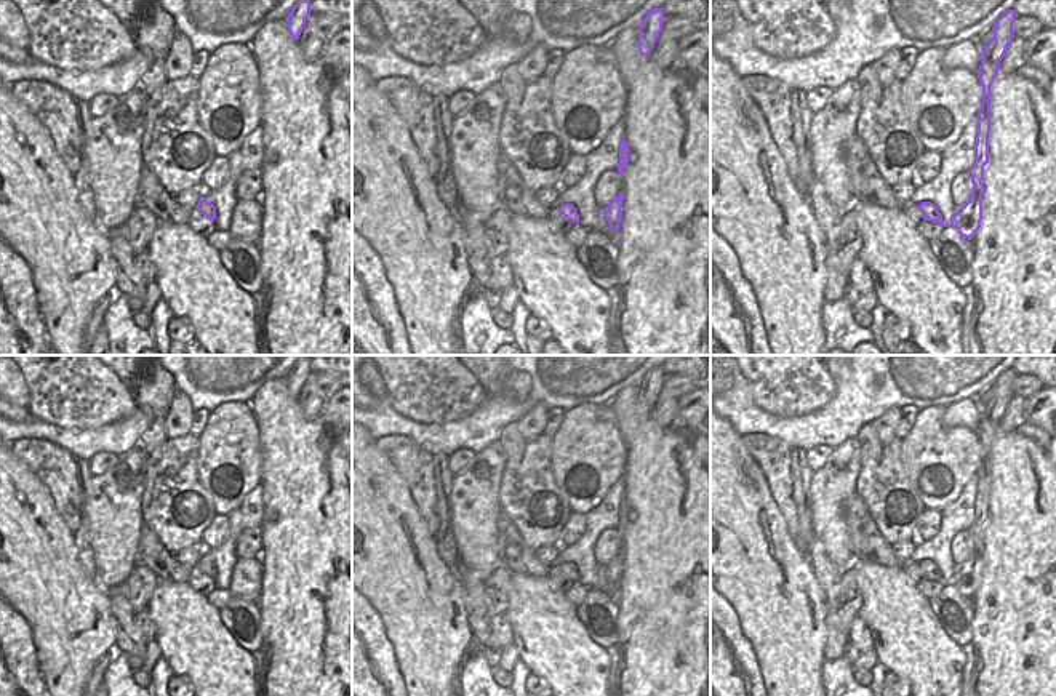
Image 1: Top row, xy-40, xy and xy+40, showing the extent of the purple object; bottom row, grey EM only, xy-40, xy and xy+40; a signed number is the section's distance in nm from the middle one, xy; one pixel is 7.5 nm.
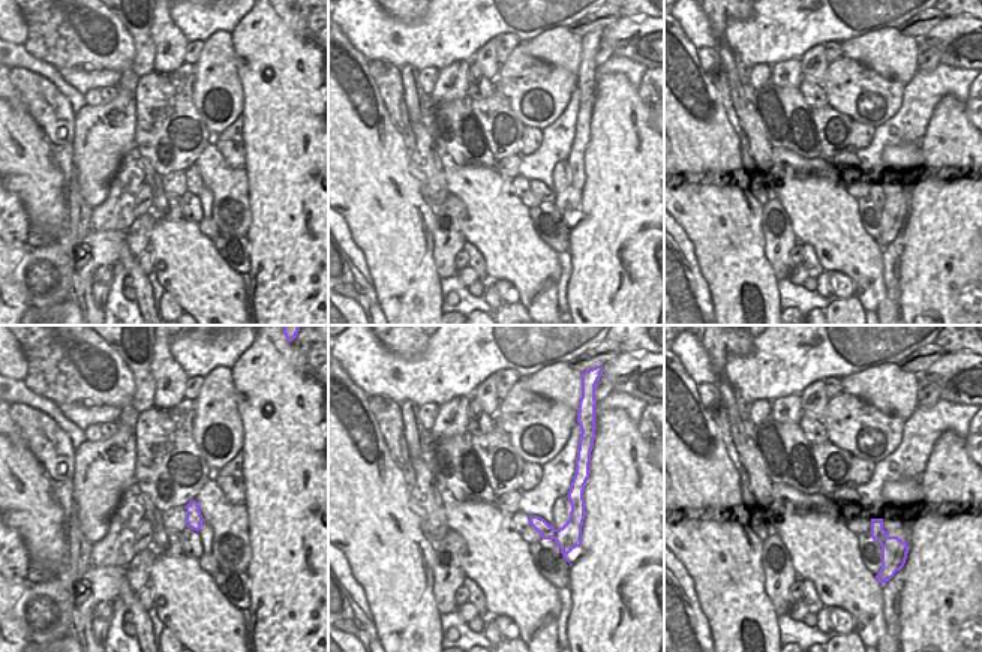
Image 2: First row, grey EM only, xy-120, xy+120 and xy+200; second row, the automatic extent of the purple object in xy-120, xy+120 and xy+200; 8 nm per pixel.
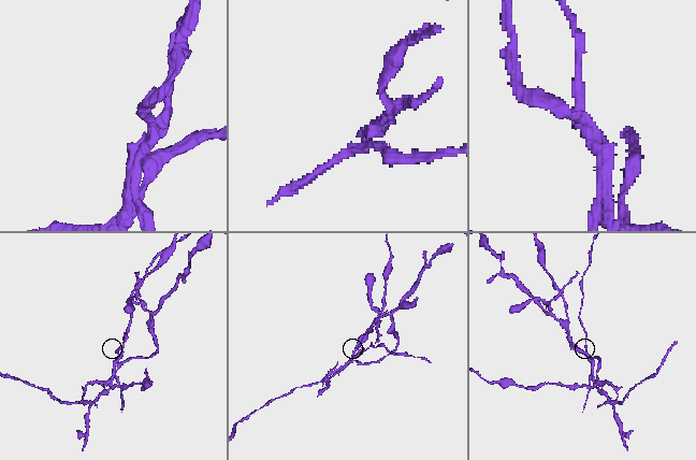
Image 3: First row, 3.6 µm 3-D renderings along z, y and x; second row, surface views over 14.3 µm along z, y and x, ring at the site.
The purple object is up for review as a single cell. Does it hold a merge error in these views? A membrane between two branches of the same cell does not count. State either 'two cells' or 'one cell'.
two cells

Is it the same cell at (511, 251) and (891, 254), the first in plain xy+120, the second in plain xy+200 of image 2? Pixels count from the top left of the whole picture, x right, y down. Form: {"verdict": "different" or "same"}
{"verdict": "different"}

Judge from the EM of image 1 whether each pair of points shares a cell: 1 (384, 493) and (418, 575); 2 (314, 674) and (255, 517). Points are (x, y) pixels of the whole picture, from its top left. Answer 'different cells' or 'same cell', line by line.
1: same cell
2: different cells

